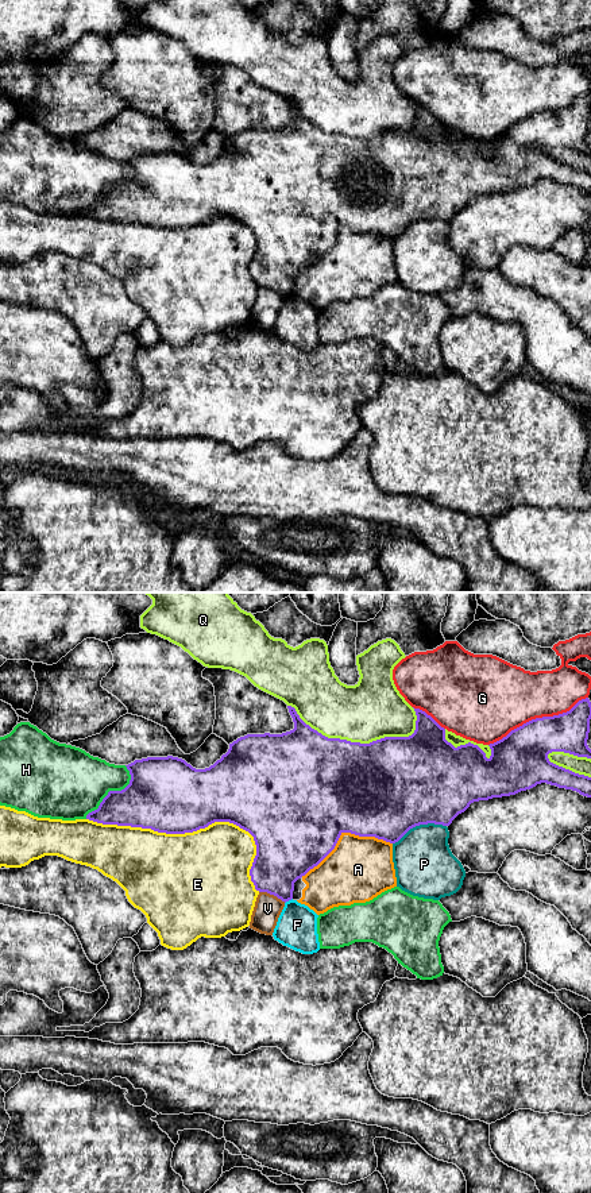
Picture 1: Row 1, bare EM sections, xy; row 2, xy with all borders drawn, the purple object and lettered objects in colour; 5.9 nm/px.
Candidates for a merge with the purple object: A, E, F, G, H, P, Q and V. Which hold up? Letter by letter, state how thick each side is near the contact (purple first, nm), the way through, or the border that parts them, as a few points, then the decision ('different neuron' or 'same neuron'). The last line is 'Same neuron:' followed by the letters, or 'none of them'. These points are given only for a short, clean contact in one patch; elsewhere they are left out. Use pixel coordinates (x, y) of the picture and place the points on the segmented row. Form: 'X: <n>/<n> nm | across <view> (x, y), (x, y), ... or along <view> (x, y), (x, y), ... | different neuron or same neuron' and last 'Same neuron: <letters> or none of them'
A: 500/380 nm | different neuron
E: 440/480 nm | different neuron
F: 300/240 nm | along xy (292, 898), (285, 903) | different neuron
G: 300/400 nm | different neuron
H: 340/400 nm | different neuron
P: 500/360 nm | different neuron
Q: 500/360 nm | different neuron
V: 340/160 nm | different neuron
Same neuron: none of them

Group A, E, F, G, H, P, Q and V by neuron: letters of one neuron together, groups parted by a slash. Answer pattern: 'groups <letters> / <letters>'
groups A / E / F / G / H / P / Q / V

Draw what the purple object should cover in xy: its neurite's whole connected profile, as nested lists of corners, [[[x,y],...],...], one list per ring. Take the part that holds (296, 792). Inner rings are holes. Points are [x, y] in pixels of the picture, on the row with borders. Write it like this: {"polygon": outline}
{"polygon": [[[588,698],[579,700],[567,713],[536,718],[511,730],[502,740],[488,745],[491,749],[488,758],[471,742],[455,748],[445,740],[445,729],[420,709],[414,709],[417,721],[412,736],[385,737],[370,744],[328,738],[306,725],[294,707],[287,706],[287,709],[294,722],[293,730],[240,737],[229,744],[228,752],[209,768],[196,769],[185,760],[173,756],[135,760],[125,765],[131,775],[130,784],[121,791],[109,791],[98,808],[89,812],[86,819],[166,834],[193,833],[215,822],[233,823],[248,831],[256,845],[256,856],[250,869],[255,889],[286,903],[293,899],[294,883],[335,849],[343,833],[395,843],[420,825],[449,826],[474,802],[515,795],[541,783],[591,798],[591,777],[559,767],[548,758],[552,752],[591,758],[591,749],[587,745],[591,719]]]}

